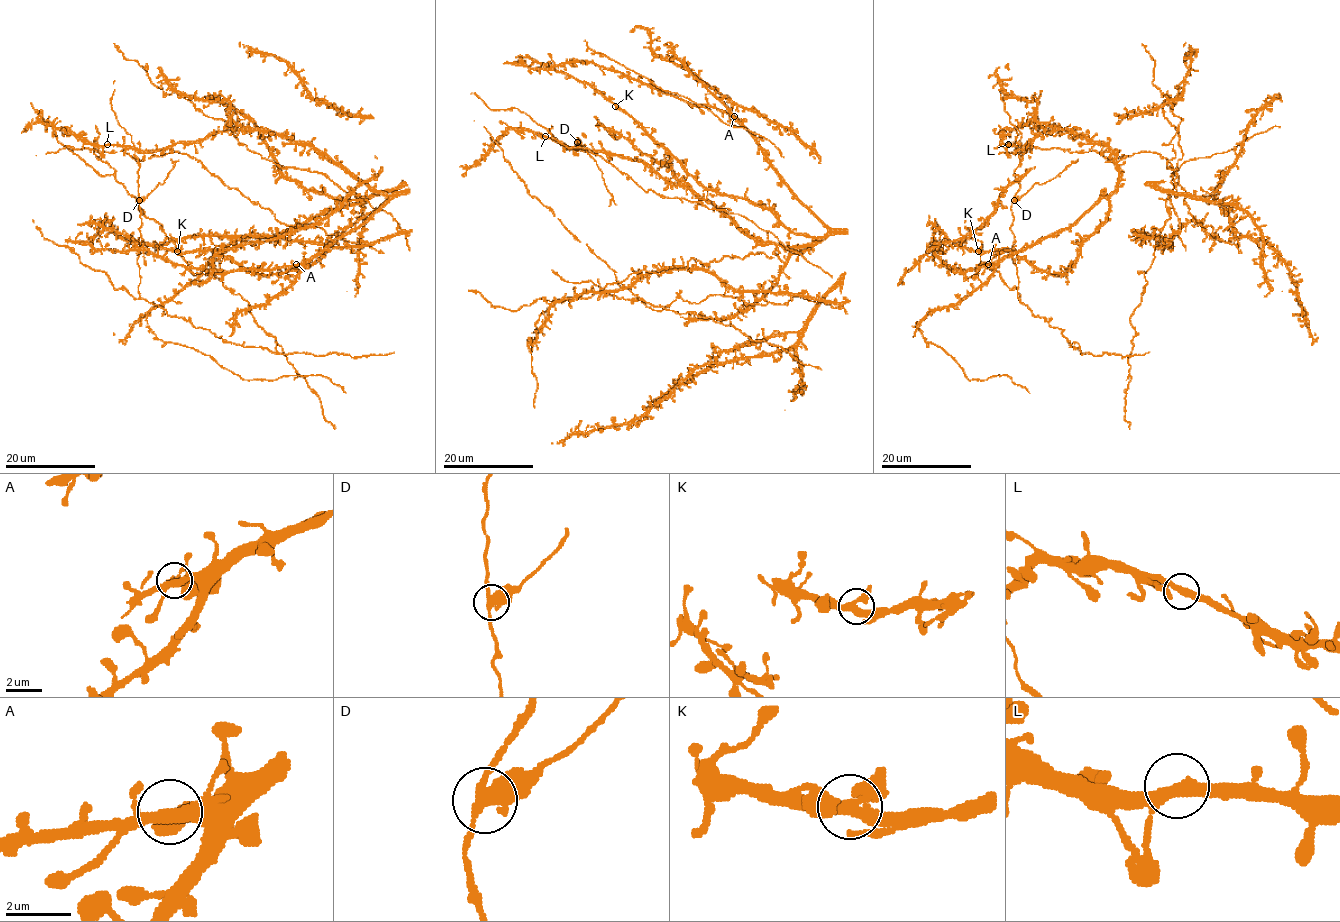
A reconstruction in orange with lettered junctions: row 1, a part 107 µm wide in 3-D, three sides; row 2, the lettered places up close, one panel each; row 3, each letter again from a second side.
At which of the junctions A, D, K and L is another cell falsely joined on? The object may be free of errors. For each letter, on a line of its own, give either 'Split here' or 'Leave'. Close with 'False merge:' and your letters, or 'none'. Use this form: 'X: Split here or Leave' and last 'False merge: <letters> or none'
A: Leave
D: Split here
K: Leave
L: Leave
False merge: D

